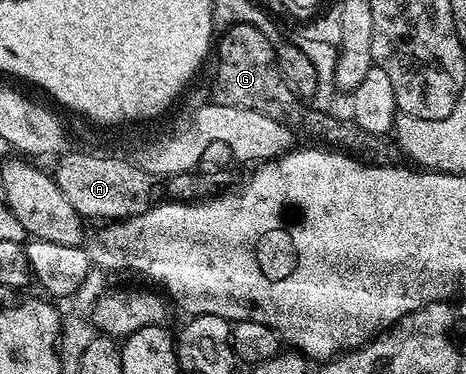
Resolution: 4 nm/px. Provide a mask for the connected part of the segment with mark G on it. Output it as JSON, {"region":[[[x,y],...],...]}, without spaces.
{"region":[[[253,24],[233,25],[220,33],[215,44],[217,69],[213,72],[212,103],[223,106],[239,106],[243,110],[259,110],[267,118],[285,124],[298,137],[310,136],[310,141],[333,150],[344,150],[363,164],[374,164],[380,168],[391,168],[402,159],[396,139],[388,135],[371,134],[363,130],[352,118],[340,120],[333,112],[317,113],[302,97],[298,96],[285,80],[277,63],[273,44]]]}

